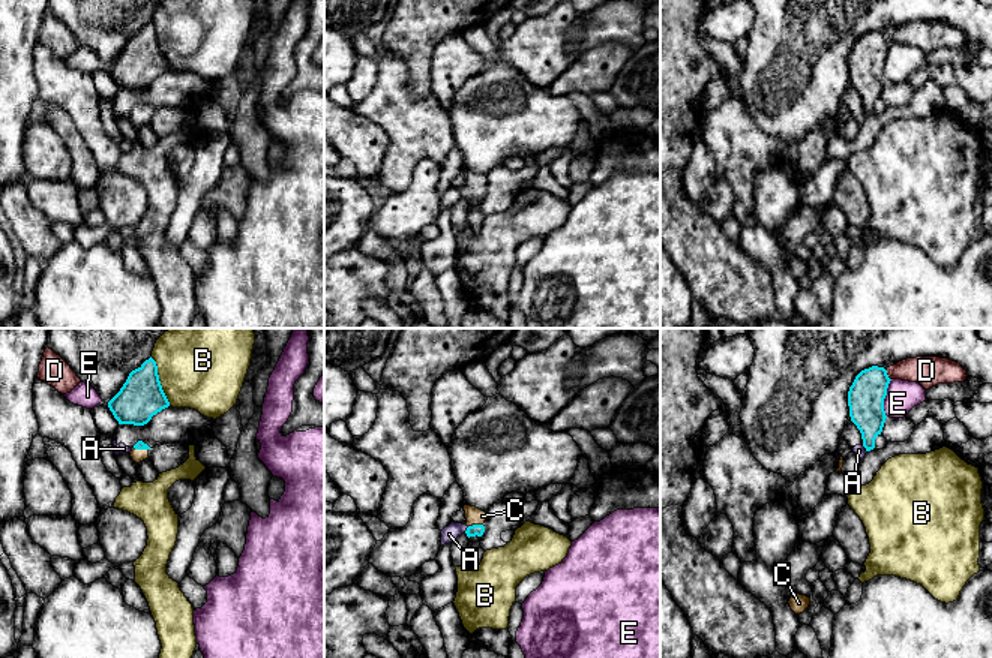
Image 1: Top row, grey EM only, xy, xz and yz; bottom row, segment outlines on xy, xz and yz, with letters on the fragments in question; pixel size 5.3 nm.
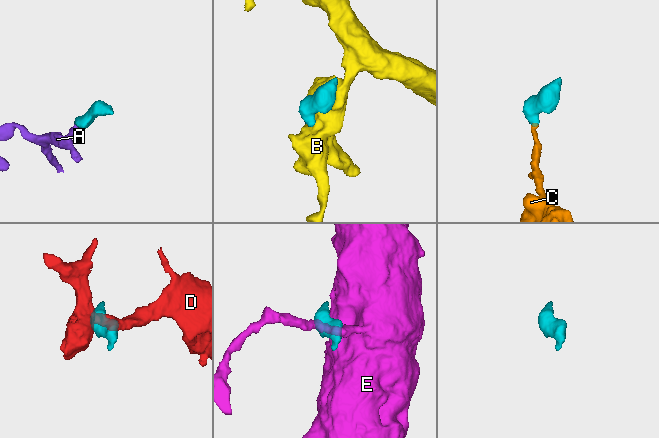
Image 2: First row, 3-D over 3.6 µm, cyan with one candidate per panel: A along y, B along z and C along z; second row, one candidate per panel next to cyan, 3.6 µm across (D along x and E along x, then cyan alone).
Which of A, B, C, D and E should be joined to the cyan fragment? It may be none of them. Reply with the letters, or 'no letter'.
C

